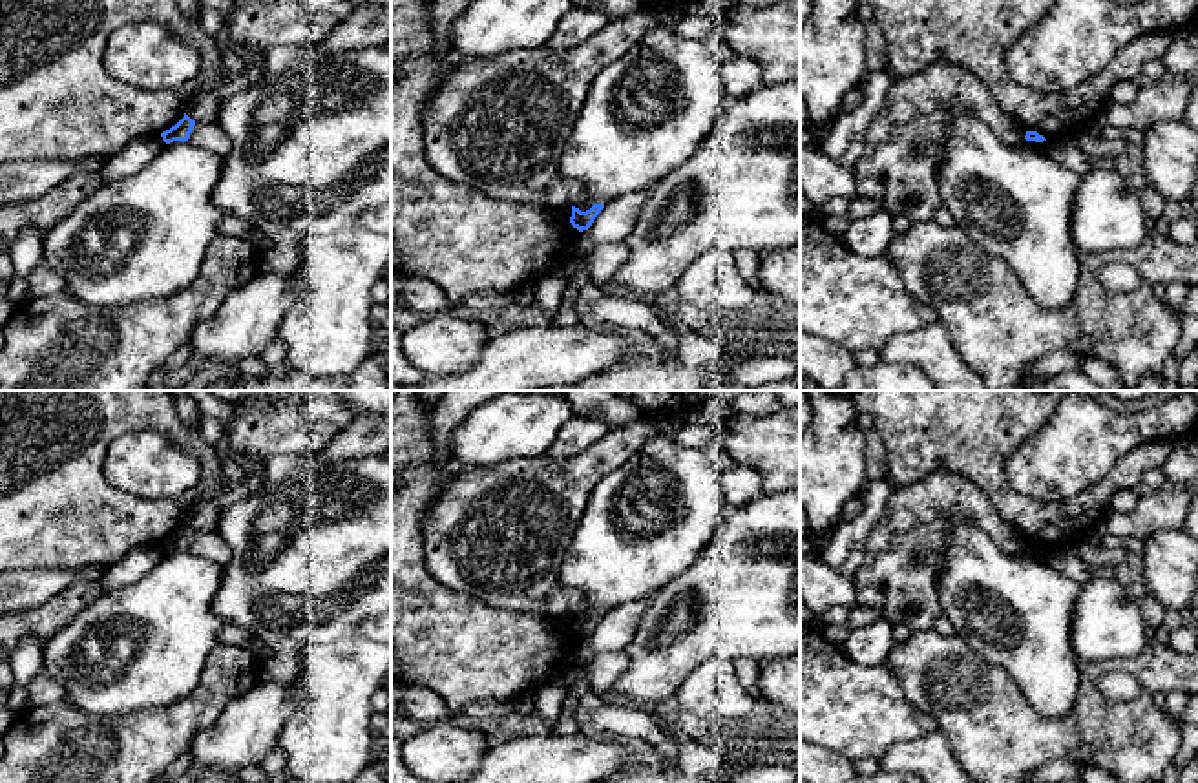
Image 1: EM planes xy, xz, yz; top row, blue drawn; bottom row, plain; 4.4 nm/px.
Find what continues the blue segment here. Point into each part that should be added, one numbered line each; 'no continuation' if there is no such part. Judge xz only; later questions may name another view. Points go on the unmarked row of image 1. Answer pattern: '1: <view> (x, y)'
no continuation

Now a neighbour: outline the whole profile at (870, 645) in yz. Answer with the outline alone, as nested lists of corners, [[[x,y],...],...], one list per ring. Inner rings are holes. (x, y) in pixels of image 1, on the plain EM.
[[[877,619],[849,633],[844,650],[856,664],[877,666],[884,664],[893,644],[893,626],[884,619]]]

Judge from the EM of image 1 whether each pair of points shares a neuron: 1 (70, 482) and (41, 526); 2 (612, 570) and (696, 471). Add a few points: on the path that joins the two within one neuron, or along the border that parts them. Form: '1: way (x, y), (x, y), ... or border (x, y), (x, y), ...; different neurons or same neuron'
1: way (59, 493), (41, 515); same neuron
2: way (645, 546), (676, 541), (694, 504); same neuron

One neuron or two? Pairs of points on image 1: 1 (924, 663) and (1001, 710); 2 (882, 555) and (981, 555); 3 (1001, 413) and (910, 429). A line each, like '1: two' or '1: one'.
1: one
2: two
3: one

